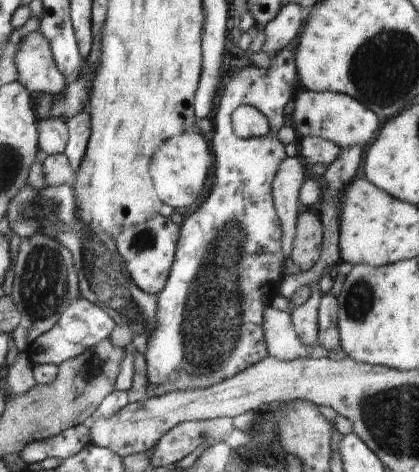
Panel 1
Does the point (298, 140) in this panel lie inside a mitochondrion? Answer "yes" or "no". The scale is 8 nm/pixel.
no

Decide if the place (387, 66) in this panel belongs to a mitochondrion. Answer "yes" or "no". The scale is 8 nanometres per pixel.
yes

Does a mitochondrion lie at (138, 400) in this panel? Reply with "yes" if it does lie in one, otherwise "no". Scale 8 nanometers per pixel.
no

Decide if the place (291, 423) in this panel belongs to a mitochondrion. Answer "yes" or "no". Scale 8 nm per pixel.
no

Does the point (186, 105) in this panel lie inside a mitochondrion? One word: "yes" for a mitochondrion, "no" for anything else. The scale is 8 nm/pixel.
no

